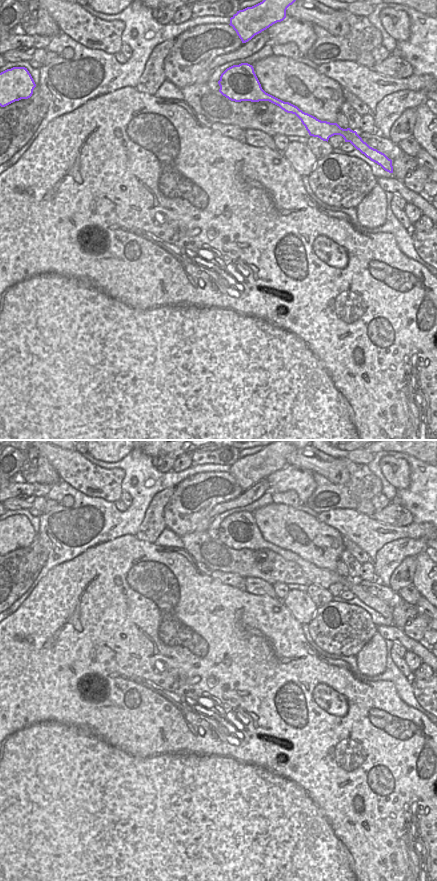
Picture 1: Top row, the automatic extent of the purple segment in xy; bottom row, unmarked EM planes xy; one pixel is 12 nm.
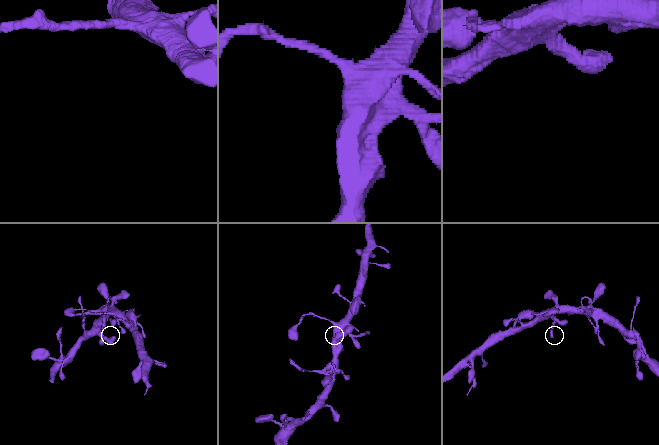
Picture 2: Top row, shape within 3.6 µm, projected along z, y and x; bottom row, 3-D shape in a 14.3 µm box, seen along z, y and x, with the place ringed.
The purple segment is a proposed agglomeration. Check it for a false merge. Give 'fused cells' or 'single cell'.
single cell

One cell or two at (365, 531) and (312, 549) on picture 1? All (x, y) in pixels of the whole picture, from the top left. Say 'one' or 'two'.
two

